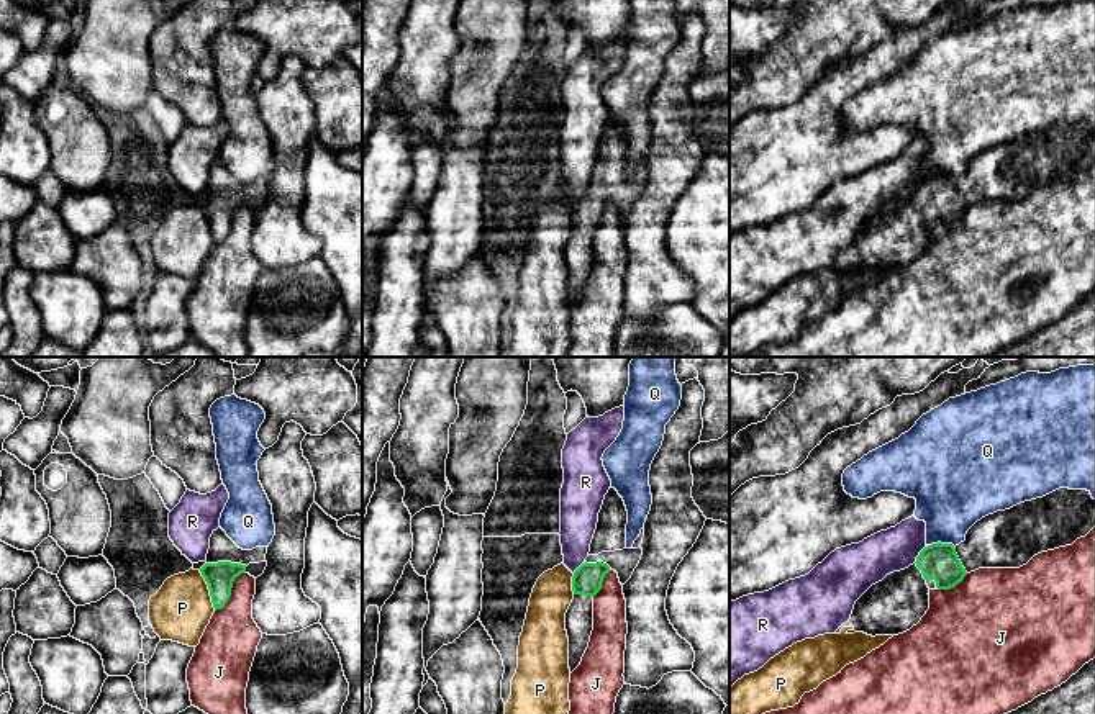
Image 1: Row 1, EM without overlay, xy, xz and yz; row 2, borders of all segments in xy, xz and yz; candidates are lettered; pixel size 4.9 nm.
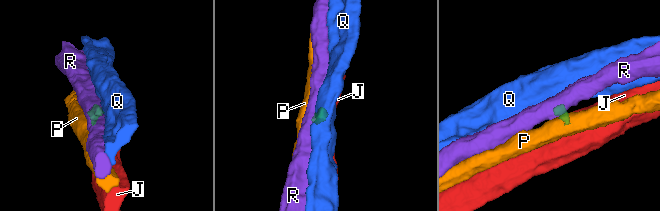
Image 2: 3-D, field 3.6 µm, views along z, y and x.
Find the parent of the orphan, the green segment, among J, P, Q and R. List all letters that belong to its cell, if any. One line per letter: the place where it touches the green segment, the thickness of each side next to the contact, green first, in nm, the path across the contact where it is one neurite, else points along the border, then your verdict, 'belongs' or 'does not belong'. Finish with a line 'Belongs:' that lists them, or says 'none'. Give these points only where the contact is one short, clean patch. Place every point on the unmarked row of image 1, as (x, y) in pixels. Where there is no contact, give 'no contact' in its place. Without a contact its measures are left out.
J: meets green in xy at (230, 225); 140 nm thick on the green side, 280 nm on the other; border along xy (245, 205), (235, 212), (230, 231), (215, 244); does not belong
P: meets green in xy at (209, 221); 140 nm thick on the green side, 300 nm on the other; border along xy (199, 203), (215, 243); does not belong
Q: meets green in yz at (941, 177); 190 nm thick on the green side, 360 nm on the other; border along yz (928, 177), (940, 176), (954, 180); does not belong
R: meets green in yz at (920, 187); 190 nm thick on the green side, 220 nm on the other; border along yz (928, 179), (913, 195); does not belong
Belongs: none

